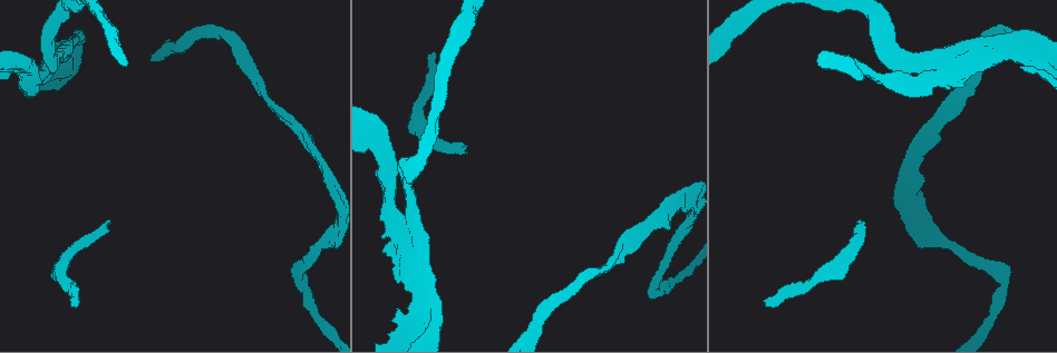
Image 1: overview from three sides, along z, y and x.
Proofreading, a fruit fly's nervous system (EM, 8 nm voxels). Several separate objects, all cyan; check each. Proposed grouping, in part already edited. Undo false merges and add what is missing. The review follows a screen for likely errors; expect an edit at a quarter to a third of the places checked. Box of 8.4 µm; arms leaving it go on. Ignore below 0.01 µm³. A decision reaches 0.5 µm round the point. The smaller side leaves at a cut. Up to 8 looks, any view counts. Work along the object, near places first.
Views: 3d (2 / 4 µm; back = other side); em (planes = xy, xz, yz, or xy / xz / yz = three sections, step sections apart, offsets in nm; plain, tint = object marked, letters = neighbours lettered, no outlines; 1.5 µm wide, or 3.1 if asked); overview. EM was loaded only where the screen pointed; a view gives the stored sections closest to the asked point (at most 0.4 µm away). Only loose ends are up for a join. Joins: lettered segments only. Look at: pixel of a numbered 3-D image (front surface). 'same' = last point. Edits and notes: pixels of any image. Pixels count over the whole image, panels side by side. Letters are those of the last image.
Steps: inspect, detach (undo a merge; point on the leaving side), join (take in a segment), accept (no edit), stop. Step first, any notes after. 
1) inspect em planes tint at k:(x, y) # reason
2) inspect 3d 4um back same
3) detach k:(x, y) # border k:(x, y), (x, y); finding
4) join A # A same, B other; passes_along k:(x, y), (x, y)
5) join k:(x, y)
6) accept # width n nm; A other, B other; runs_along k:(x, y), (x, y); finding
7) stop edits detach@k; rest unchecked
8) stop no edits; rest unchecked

inspect em planes letters at 1:(427, 55) # an open end

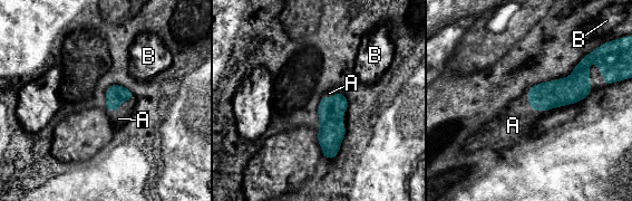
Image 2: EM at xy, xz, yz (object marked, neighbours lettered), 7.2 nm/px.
join A # A same, B other; passes_along 2:(115, 94), (119, 105), (118, 118); it goes on there

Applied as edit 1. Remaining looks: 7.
inspect overview # redraw

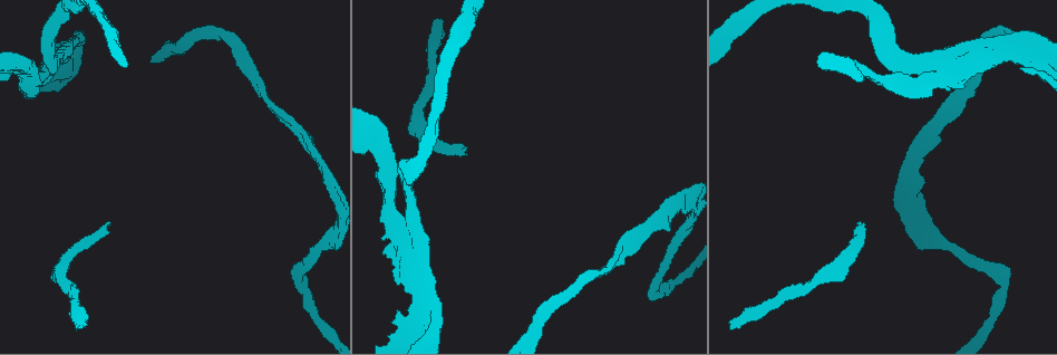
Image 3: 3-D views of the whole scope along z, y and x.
inspect em yz step 4 tint at 3:(416, 332) # abrupt turn

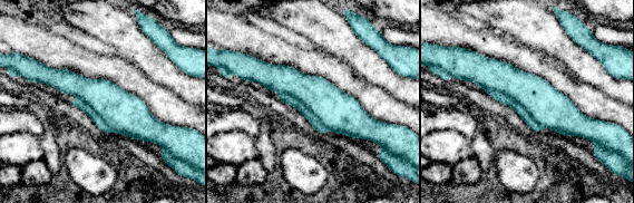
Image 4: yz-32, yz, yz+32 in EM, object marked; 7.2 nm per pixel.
inspect em yz step 4 letters same

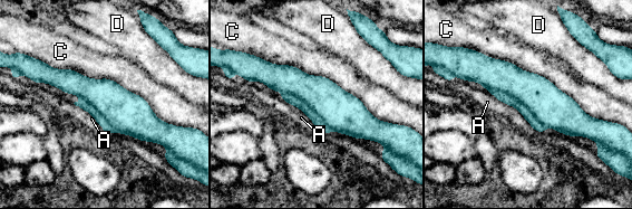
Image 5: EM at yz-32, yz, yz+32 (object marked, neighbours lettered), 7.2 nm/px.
detach 5:(551, 106) # width 320 nm; A other, C other, D other; border 5:(488, 89), (511, 94), (546, 126); a second neuron is stuck on

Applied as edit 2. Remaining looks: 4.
inspect overview # see it whole again

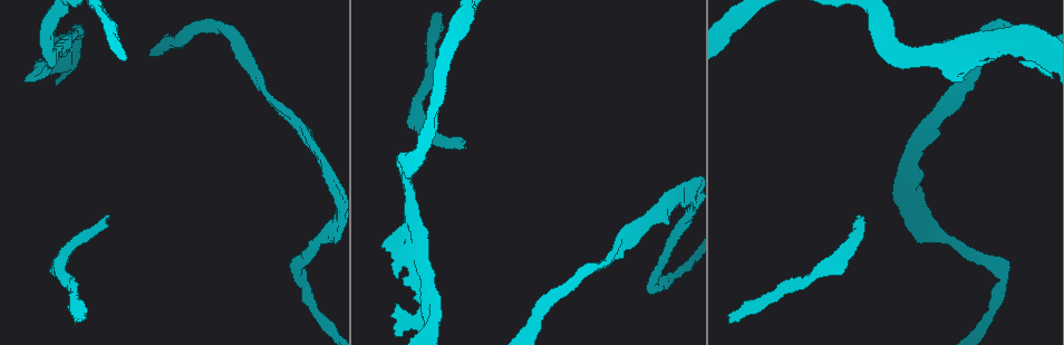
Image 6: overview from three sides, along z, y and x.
inspect em planes letters at 6:(998, 25) # narrows sharply

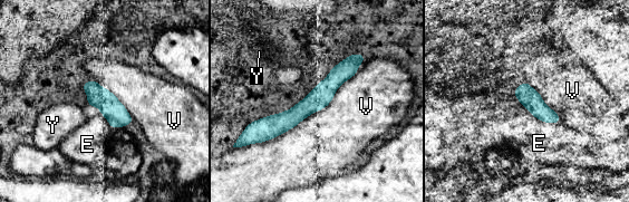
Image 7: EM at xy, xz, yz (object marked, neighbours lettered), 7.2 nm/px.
accept # E other, V other, Y other; runs_along 7:(360, 58), (292, 117), (254, 124); continuous, no second neuron

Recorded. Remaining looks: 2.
stop edits join@2, detach@5; rest unchecked

